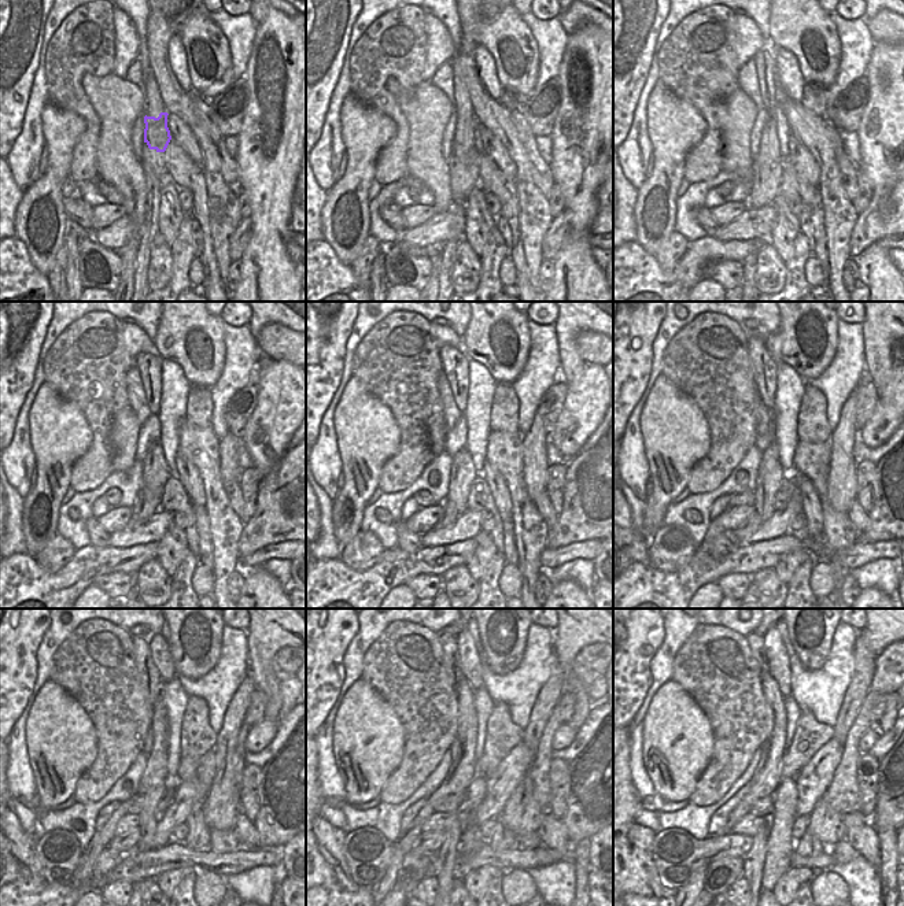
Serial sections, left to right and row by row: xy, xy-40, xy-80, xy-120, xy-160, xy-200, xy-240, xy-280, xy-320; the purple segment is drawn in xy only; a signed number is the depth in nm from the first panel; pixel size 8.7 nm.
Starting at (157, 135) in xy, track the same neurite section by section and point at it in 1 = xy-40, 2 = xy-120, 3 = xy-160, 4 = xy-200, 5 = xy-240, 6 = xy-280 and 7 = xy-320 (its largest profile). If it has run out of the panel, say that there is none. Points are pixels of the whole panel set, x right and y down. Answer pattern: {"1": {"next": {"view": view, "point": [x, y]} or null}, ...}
{"1": {"next": {"view": "xy-40", "point": [464, 139]}}, "2": {"next": {"view": "xy-120", "point": [155, 474]}}, "3": {"next": {"view": "xy-160", "point": [462, 474]}}, "4": {"next": {"view": "xy-200", "point": [771, 473]}}, "5": {"next": {"view": "xy-240", "point": [152, 797]}}, "6": {"next": {"view": "xy-280", "point": [445, 861]}}, "7": {"next": {"view": "xy-320", "point": [753, 861]}}}

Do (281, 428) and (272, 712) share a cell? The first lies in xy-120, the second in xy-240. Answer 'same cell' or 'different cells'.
different cells

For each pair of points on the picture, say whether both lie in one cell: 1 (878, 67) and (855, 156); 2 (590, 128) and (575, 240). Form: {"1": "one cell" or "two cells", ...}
{"1": "two cells", "2": "one cell"}

